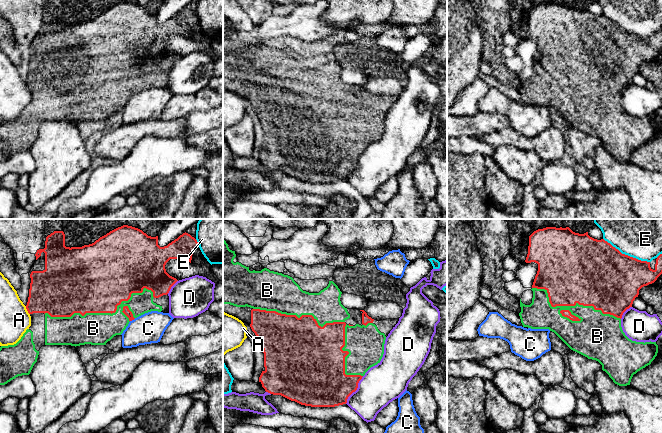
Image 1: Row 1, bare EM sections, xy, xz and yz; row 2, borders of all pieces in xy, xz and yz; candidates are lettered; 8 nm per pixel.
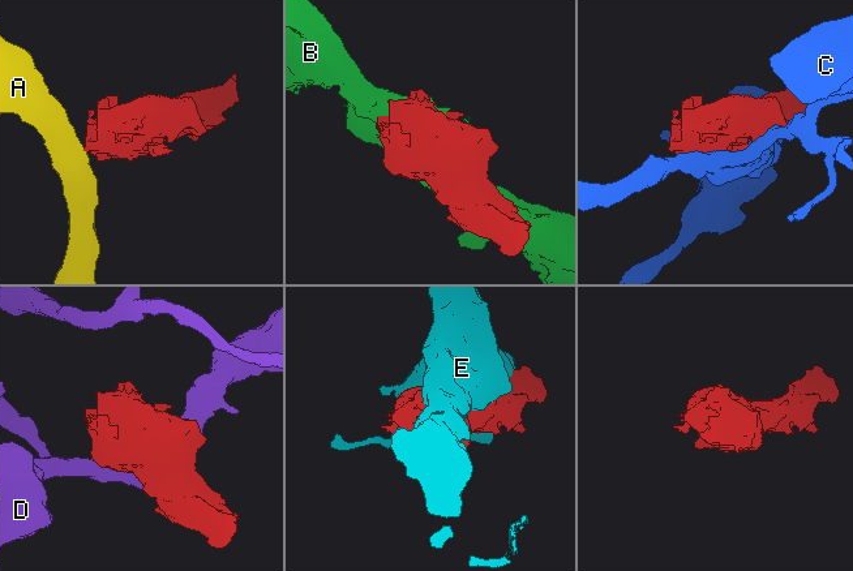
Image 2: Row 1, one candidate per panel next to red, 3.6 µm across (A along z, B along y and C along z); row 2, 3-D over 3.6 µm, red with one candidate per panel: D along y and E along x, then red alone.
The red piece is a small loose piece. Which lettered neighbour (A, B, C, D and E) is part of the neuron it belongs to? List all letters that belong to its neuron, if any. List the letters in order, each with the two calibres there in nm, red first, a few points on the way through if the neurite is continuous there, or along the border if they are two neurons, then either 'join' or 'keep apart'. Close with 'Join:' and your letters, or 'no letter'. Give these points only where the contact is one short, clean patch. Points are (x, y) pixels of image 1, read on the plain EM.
A: calibres 360 and 240 nm; border xy (25, 82), (29, 90); keep apart
B: calibres 500 and 260 nm; join
C: calibres 60 and 240 nm; keep apart
D: calibres 360 and 320 nm; keep apart
E: calibres 480 and 280 nm; keep apart
Join: B

